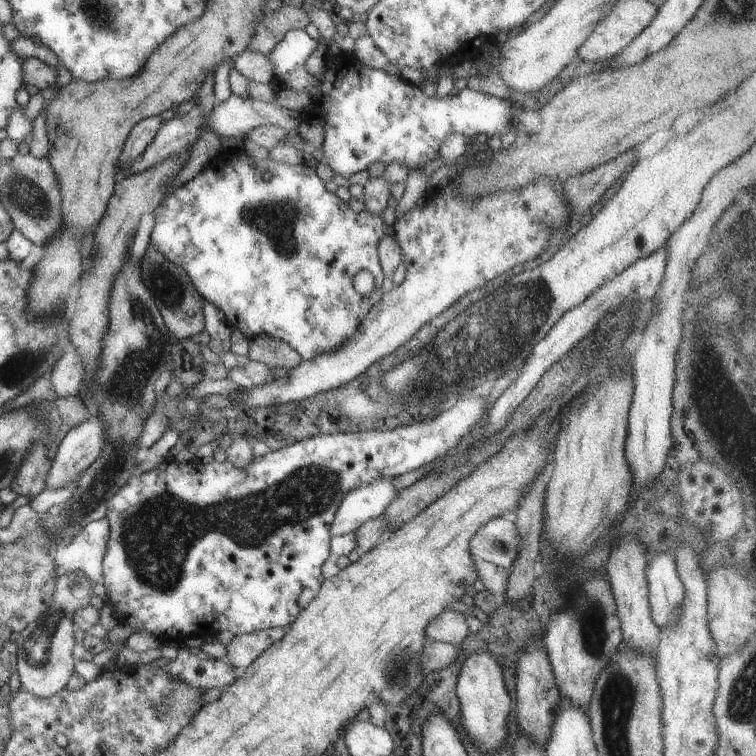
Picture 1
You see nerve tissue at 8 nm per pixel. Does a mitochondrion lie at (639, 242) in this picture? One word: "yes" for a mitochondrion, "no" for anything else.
no

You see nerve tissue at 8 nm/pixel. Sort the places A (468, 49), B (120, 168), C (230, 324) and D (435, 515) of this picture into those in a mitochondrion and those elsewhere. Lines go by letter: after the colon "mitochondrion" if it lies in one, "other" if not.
A: other
B: other
C: other
D: other

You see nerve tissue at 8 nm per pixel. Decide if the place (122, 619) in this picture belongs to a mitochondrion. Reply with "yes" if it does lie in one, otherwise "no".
no

